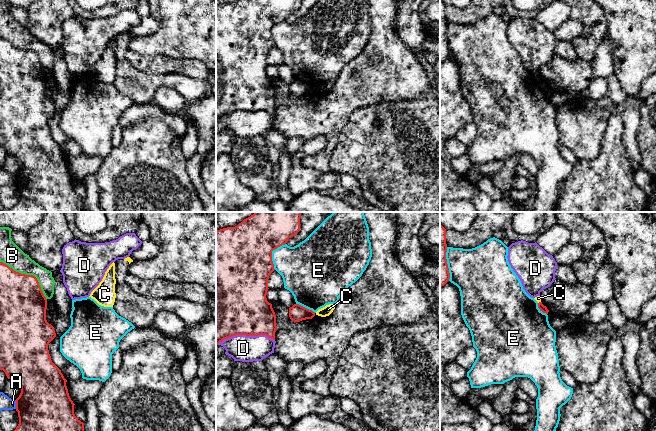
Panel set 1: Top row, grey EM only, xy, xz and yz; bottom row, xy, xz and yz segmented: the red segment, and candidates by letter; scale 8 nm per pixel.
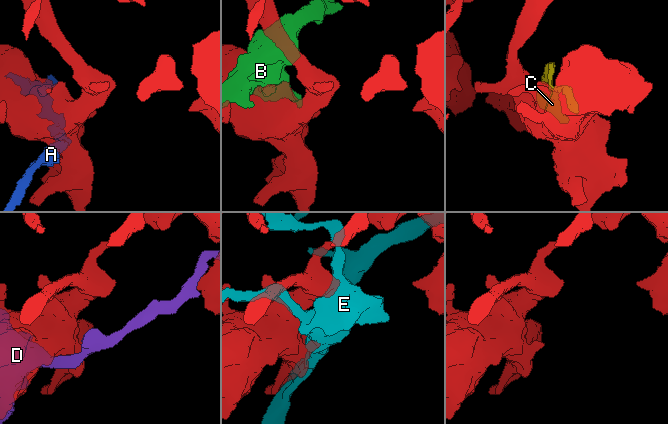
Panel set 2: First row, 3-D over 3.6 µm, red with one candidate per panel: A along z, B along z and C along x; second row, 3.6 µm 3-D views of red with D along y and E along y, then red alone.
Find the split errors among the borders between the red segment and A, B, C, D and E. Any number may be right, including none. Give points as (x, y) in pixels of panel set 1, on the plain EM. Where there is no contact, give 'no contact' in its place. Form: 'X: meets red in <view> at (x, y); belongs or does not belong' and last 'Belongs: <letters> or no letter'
A: meets red in xy at (16, 180); does not belong
B: meets red in xy at (29, 51); does not belong
C: meets red in yz at (539, 78); does not belong
D: meets red in xz at (245, 110); does not belong
E: meets red in xz at (271, 30); does not belong
Belongs: no letter

